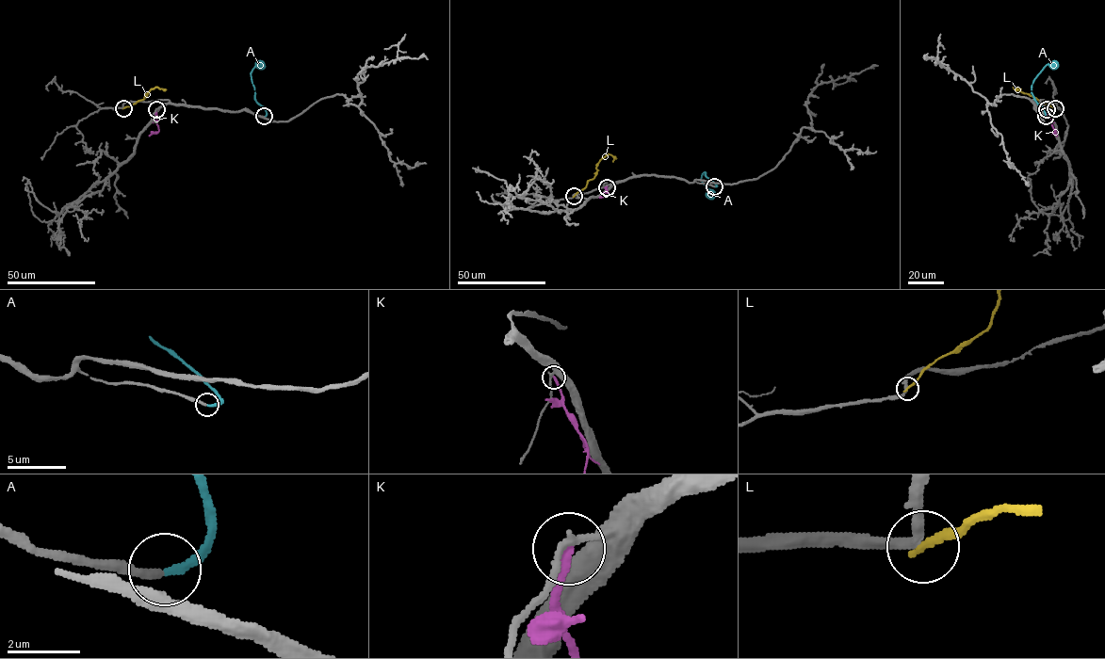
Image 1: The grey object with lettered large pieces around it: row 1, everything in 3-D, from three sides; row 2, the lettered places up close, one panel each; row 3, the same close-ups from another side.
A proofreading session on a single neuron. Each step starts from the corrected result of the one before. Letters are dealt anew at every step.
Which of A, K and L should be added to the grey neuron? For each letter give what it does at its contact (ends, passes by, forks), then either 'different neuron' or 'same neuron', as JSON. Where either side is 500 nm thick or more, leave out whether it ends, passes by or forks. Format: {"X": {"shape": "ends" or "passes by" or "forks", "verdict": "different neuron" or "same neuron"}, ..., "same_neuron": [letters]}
{"A": {"shape": "ends", "verdict": "same neuron"}, "K": {"shape": "ends", "verdict": "different neuron"}, "L": {"shape": "ends", "verdict": "different neuron"}, "same_neuron": ["A"]}

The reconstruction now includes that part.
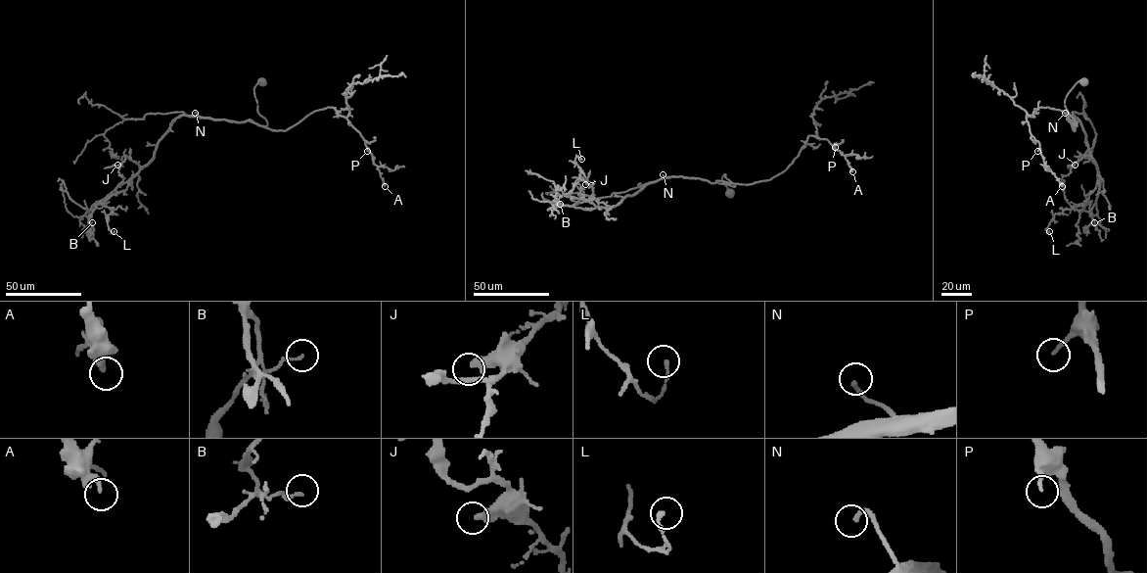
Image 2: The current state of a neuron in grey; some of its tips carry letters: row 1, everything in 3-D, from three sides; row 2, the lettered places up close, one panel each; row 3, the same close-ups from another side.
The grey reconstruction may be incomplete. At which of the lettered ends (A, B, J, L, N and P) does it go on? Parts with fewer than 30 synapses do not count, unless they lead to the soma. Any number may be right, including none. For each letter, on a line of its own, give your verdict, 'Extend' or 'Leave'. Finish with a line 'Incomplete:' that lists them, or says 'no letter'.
A: Leave
B: Leave
J: Leave
L: Leave
N: Leave
P: Leave
Incomplete: no letter

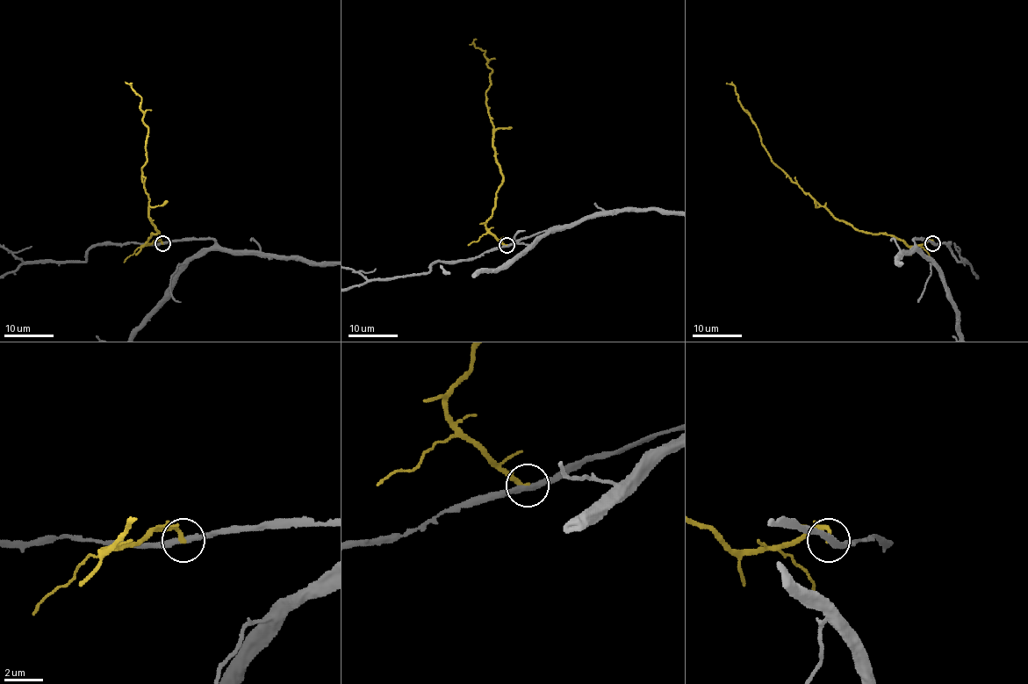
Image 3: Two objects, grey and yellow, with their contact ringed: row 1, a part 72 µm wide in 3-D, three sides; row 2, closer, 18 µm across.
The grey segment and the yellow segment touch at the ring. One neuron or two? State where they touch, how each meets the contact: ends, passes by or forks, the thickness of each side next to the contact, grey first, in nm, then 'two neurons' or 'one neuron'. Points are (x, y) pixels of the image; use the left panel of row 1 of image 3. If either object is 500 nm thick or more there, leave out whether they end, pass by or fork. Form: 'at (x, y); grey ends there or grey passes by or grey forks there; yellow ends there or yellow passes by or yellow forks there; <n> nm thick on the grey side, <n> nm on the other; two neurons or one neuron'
at (162, 243); grey passes by; yellow ends there; 280 nm thick on the grey side, 200 nm on the other; two neurons

